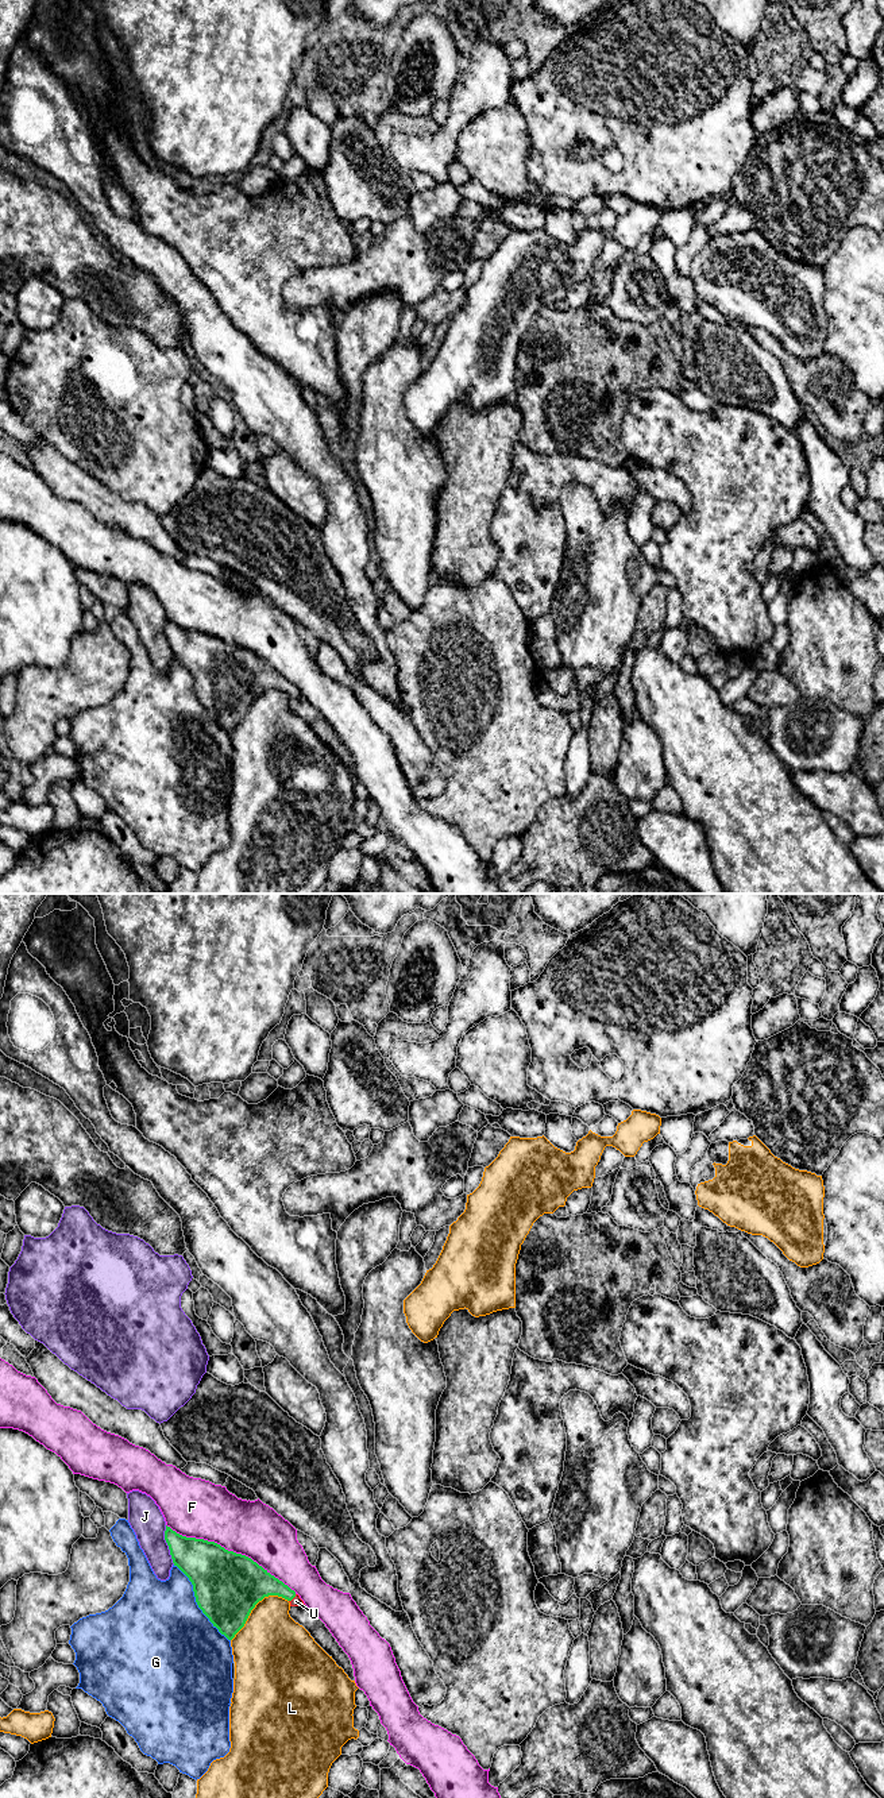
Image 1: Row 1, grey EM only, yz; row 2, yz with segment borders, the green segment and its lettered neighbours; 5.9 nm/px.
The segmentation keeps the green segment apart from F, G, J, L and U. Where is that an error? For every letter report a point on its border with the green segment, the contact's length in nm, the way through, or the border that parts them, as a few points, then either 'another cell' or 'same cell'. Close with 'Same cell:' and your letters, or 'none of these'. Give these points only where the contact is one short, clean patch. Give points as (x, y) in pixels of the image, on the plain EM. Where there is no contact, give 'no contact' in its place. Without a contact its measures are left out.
F: yz (231, 644) | 900 nm | another cell
G: yz (196, 694) | 550 nm | another cell
J: yz (168, 637) | 240 nm | another cell
L: yz (254, 699) | 420 nm | another cell
U: yz (292, 691) | 60 nm | across yz (253, 676), (278, 680), (292, 691), (296, 694) | same cell
Same cell: U

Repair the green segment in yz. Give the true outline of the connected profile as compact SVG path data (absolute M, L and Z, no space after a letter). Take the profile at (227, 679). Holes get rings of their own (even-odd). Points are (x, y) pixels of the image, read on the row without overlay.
M167 618L165 633L174 659L192 675L198 701L228 733L244 719L251 703L265 690L278 688L287 692L290 699L305 699L294 683L246 648L228 644L215 634L182 629Z

